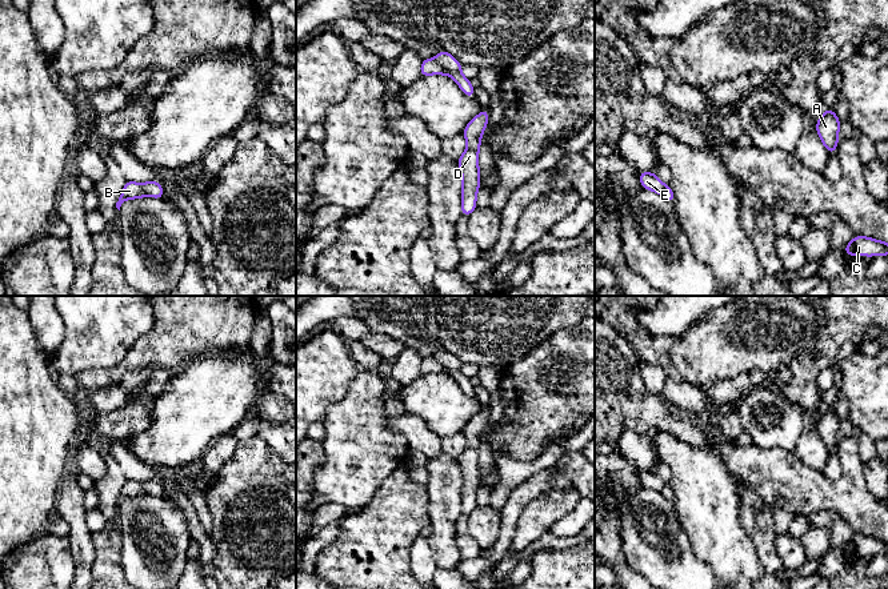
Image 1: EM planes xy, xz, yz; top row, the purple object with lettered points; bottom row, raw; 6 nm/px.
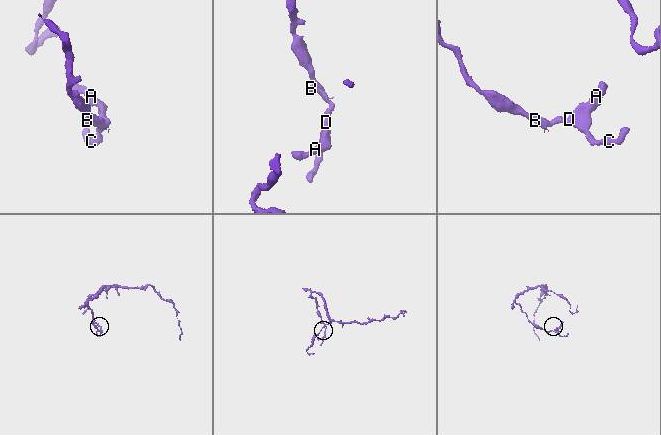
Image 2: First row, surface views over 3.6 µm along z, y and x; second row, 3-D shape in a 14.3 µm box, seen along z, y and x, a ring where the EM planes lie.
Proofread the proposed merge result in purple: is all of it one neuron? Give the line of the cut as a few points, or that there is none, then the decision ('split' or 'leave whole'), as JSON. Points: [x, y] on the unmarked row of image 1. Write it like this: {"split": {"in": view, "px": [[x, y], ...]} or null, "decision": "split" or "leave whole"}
{"split": {"in": "xz", "px": [[435, 357], [448, 372]]}, "decision": "split"}

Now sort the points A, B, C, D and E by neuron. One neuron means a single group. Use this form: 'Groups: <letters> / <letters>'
Groups: A C D E / B

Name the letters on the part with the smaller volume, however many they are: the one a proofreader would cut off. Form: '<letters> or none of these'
B

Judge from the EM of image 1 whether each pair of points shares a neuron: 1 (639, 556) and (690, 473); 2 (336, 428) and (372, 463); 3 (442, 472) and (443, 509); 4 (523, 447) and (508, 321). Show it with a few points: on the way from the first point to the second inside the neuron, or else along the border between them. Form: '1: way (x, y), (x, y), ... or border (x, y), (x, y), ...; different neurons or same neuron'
1: border (671, 503), (676, 519), (684, 531); different neurons
2: way (347, 431), (358, 441), (362, 452); same neuron
3: way (443, 481), (443, 500); same neuron
4: border (540, 343), (503, 368); different neurons

